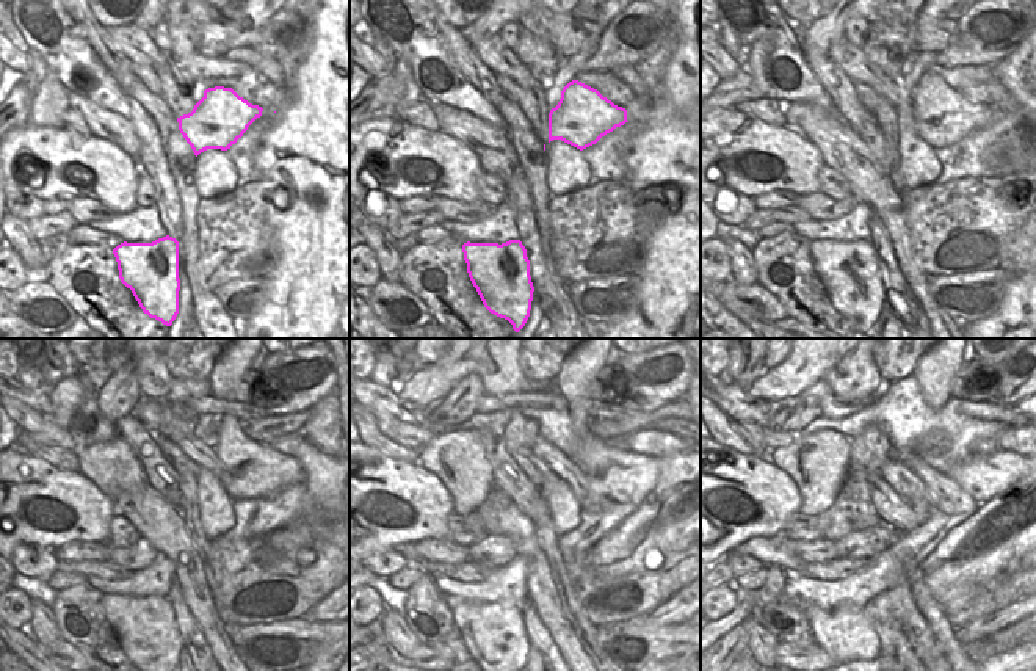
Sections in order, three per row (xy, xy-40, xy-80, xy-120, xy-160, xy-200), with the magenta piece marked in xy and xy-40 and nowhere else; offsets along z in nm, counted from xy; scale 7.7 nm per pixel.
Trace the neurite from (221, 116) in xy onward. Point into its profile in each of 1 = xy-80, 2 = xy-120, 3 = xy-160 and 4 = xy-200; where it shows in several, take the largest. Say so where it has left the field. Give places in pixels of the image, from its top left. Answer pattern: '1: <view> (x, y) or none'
1: xy-80 (942, 116)
2: xy-120 (251, 469)
3: xy-160 (626, 477)
4: xy-200 (983, 475)

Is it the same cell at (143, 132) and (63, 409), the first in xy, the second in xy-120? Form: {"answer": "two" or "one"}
{"answer": "two"}

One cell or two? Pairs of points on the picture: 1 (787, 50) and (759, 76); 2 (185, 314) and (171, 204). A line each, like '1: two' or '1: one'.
1: two
2: two

